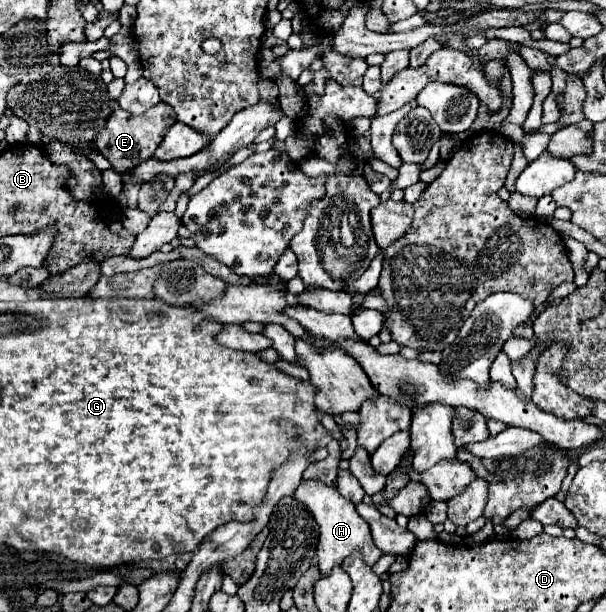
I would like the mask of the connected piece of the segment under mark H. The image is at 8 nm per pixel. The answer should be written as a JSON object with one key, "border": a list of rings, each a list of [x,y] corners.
{"border":[[[309,479],[309,481],[301,481],[301,485],[297,487],[293,497],[299,499],[313,513],[313,519],[317,521],[317,525],[321,529],[319,543],[317,543],[317,563],[319,563],[321,575],[327,575],[333,565],[341,565],[341,561],[357,549],[363,551],[363,557],[369,565],[377,563],[377,559],[381,557],[381,551],[373,543],[369,525],[357,515],[355,505],[349,499],[345,499],[335,487]]]}

